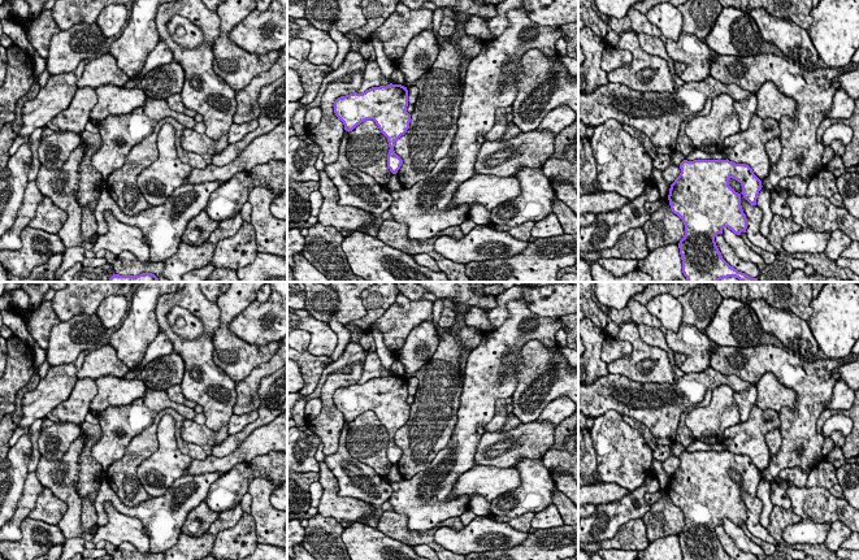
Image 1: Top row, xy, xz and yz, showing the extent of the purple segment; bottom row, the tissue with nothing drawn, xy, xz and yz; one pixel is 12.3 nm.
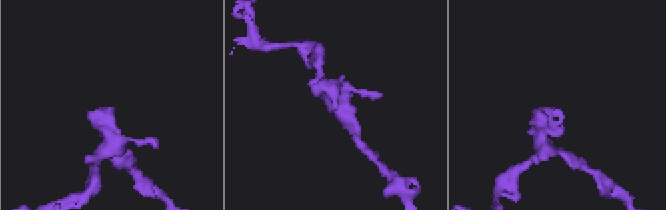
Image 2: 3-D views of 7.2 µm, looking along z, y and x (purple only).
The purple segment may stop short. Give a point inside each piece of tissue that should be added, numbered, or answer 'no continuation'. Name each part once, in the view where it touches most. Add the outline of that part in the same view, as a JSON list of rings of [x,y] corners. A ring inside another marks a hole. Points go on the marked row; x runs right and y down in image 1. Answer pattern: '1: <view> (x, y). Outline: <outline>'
no continuation

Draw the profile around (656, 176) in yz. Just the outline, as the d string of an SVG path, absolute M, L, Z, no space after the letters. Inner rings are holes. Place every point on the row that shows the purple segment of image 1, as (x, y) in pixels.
M652 168L651 182L654 182L659 188L661 199L668 197L671 185L664 179L663 170Z

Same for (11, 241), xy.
M29 182L23 194L22 207L18 209L12 229L0 238L0 251L22 248L21 231L29 226L29 222L35 217L36 208L43 200L44 195L38 188L36 182Z

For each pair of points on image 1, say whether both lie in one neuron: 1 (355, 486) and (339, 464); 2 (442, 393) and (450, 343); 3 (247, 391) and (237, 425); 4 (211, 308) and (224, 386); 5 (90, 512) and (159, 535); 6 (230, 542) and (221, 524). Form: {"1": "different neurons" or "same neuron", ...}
{"1": "same neuron", "2": "same neuron", "3": "different neurons", "4": "same neuron", "5": "different neurons", "6": "different neurons"}

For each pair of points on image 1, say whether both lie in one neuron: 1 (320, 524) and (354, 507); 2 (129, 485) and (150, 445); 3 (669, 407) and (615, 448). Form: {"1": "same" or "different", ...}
{"1": "different", "2": "same", "3": "different"}

